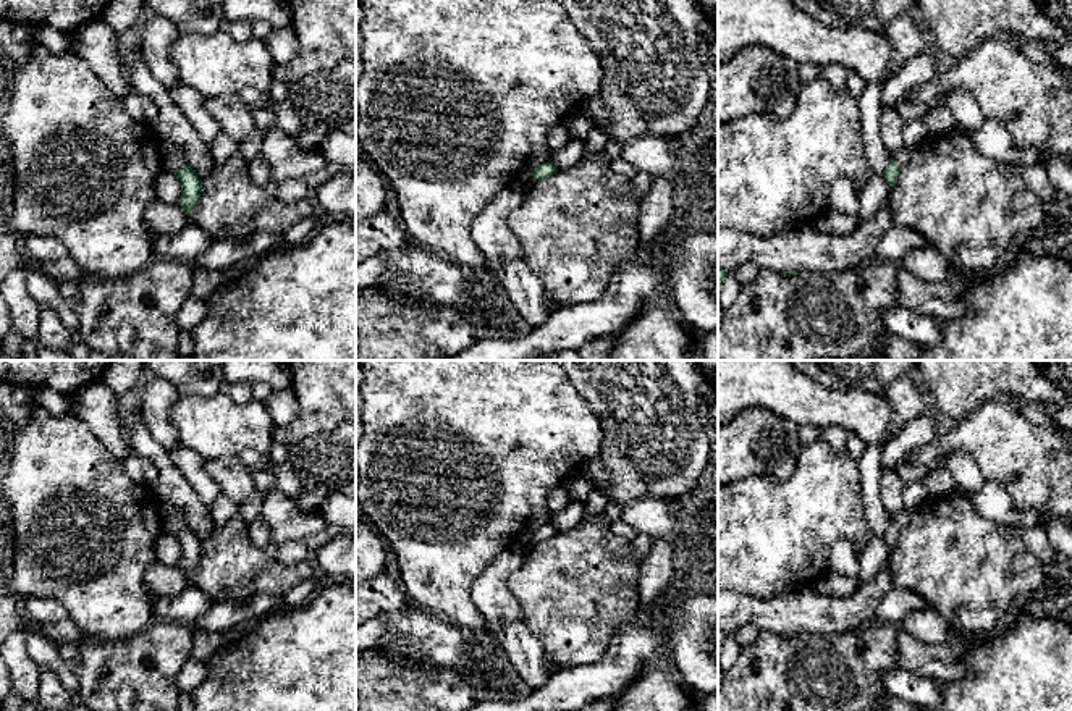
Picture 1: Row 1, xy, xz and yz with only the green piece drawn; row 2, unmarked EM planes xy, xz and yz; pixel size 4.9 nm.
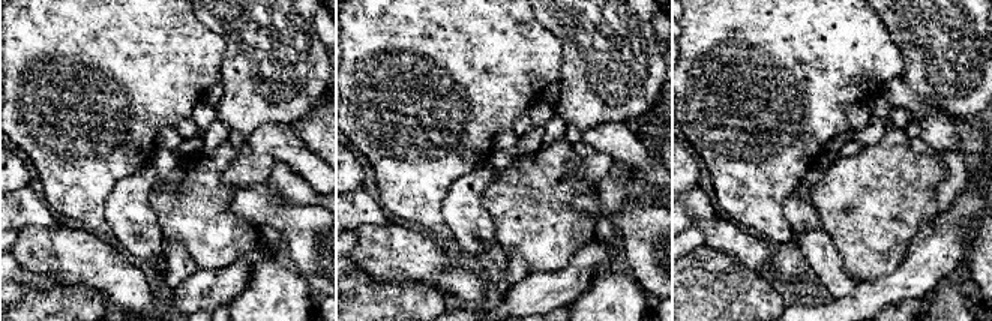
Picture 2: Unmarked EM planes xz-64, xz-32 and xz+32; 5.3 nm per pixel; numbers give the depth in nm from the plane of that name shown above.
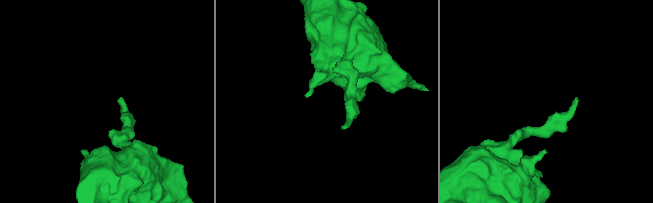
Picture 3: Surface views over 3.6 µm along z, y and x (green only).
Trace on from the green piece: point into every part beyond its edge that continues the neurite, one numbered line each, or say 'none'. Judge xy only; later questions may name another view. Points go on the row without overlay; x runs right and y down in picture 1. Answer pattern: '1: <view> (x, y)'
none

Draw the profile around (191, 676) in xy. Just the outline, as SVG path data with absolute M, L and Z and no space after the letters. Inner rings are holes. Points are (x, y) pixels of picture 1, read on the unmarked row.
M188 661L176 675L176 687L181 693L192 693L207 675L207 663Z

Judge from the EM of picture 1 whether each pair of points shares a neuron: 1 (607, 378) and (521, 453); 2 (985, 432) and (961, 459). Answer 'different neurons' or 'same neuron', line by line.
1: different neurons
2: different neurons

